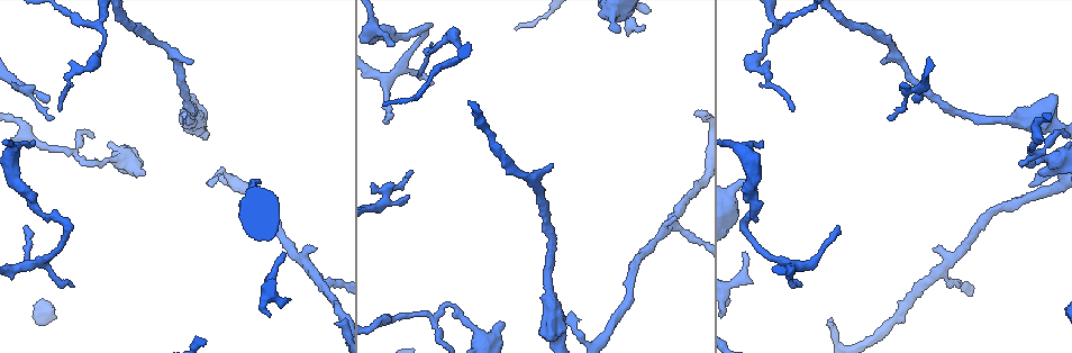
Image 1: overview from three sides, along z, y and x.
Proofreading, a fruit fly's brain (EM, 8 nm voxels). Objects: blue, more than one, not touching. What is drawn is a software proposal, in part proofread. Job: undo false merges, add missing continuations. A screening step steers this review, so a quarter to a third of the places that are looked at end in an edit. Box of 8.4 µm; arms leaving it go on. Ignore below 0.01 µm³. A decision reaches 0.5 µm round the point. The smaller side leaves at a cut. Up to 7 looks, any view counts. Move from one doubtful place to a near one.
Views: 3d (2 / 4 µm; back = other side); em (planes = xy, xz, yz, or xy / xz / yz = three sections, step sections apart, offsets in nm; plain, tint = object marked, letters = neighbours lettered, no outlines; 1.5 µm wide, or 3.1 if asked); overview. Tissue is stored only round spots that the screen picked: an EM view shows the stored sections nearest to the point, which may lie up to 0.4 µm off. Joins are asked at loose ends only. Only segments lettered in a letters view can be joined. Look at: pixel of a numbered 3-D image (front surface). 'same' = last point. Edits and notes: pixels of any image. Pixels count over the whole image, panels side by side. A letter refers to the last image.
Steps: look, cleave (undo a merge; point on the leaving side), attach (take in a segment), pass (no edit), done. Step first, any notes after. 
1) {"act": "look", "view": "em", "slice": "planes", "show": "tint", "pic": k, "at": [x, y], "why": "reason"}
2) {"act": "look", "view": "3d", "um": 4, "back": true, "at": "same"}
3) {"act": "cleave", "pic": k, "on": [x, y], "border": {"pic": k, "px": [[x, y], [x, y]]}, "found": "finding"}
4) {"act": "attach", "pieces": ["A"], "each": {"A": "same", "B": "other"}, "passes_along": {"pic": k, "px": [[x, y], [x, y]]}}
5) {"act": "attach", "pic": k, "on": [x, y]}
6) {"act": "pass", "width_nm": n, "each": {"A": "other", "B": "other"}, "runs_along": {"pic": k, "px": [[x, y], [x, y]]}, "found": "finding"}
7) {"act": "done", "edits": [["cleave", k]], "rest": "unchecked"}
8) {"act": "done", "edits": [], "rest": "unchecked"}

{"act": "look", "view": "em", "slice": "planes", "show": "letters", "pic": 1, "at": [408, 196], "why": "tapers out"}

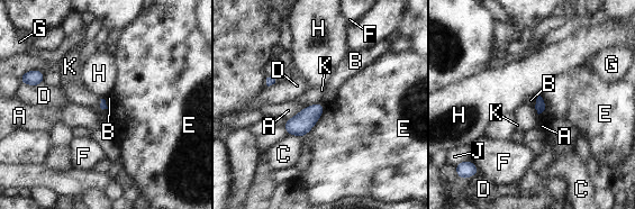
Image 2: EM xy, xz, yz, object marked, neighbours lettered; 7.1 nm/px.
{"act": "pass", "each": {"A": "other", "B": "other", "C": "other", "D": "other", "E": "other", "F": "other", "G": "other", "H": "other", "J": "other", "K": "other"}, "border": {"pic": 2, "px": [[537, 98], [534, 106]]}, "found": "no lettered segment goes on from it"}

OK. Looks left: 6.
{"act": "look", "view": "em", "slice": "yz", "step": 4, "show": "letters", "pic": 1, "at": [458, 61], "why": "sudden change in width"}

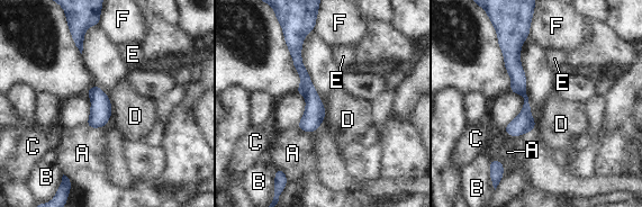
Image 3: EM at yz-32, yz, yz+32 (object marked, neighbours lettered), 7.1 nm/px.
{"act": "pass", "width_nm": 120, "each": {"A": "other", "B": "other", "C": "other", "D": "other", "E": "other", "F": "other"}, "border": {"pic": 3, "px": [[108, 96], [111, 115]]}, "found": "one neuron here"}

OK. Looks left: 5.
{"act": "look", "view": "3d", "um": 4, "pic": 1, "at": [763, 142]}

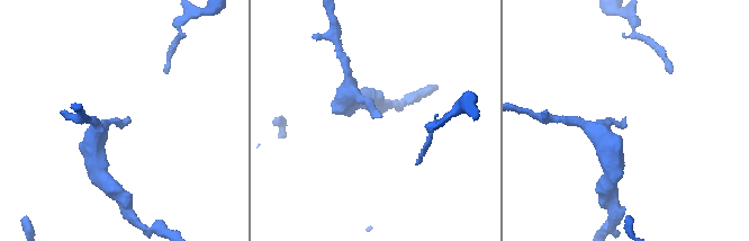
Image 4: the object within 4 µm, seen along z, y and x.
{"act": "look", "view": "em", "slice": "planes", "show": "letters", "pic": 4, "at": [127, 120]}

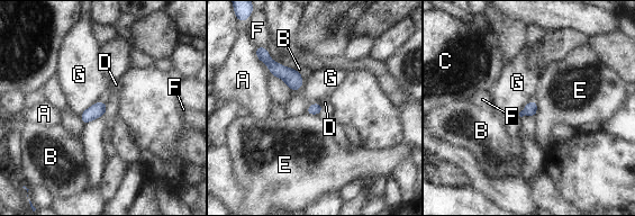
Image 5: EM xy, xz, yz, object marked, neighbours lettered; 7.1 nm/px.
{"act": "pass", "width_nm": 80, "each": {"A": "other", "B": "other", "C": "other", "D": "other", "E": "other", "F": "other", "G": "other"}, "border": {"pic": 5, "px": [[300, 72], [302, 86], [292, 91]]}, "found": "none of them fits"}

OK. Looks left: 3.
{"act": "done", "edits": [], "rest": "unchecked"}

